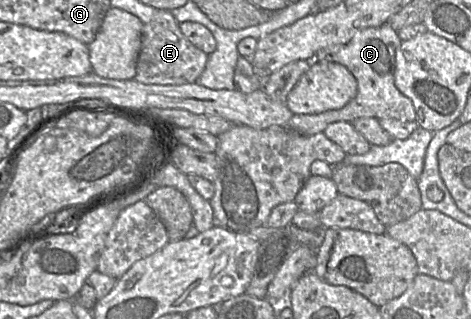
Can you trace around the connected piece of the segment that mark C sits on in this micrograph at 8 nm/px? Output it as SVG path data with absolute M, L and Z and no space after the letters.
M385 23L379 27L358 31L348 43L318 50L314 62L335 62L345 66L357 80L357 94L341 109L318 114L293 114L288 122L288 128L302 135L315 135L323 132L330 123L338 121L352 123L361 117L414 121L416 113L412 101L403 95L394 83L396 51L401 41L398 33Z

